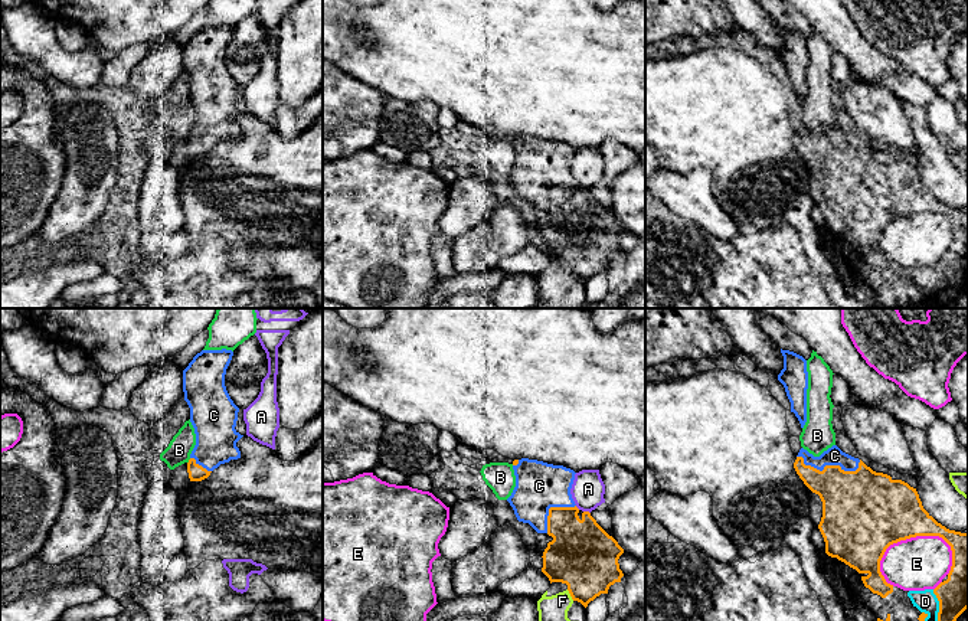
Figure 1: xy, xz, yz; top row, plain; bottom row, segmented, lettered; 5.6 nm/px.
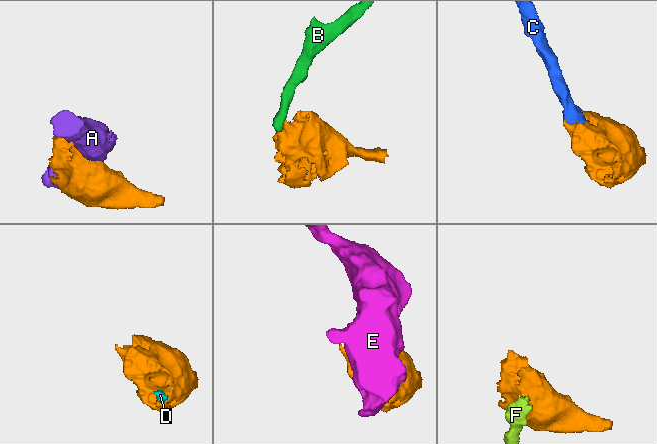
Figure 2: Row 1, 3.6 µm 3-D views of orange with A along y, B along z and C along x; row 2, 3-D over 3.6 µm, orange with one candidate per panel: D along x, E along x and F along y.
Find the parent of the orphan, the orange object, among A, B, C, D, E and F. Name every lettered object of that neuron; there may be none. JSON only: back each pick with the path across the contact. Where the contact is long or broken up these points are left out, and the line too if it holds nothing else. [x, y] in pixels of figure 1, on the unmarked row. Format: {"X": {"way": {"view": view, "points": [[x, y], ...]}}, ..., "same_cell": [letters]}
{"same_cell": ["C", "D"]}

